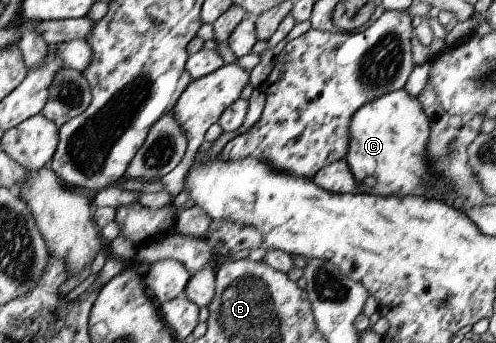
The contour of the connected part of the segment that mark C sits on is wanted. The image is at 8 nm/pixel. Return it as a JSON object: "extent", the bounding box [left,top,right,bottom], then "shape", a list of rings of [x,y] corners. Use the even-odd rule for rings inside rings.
{"extent":[345,88,451,200],"shape":[[[404,88],[398,91],[392,91],[392,93],[383,95],[381,98],[377,100],[371,101],[370,103],[365,103],[356,113],[353,115],[351,126],[349,129],[350,141],[349,141],[349,150],[347,156],[345,157],[348,165],[350,166],[353,178],[356,180],[356,183],[359,187],[360,194],[372,194],[372,195],[382,195],[384,197],[388,196],[420,196],[423,198],[427,198],[428,200],[437,199],[440,200],[442,197],[451,193],[451,185],[442,179],[442,175],[440,173],[440,178],[435,176],[431,172],[431,165],[427,156],[427,145],[429,144],[429,137],[431,134],[431,123],[428,121],[427,115],[424,113],[420,102],[416,96],[411,96],[404,90]],[[374,176],[377,179],[376,186],[374,188],[366,187],[362,181],[364,181],[365,177]]]}

